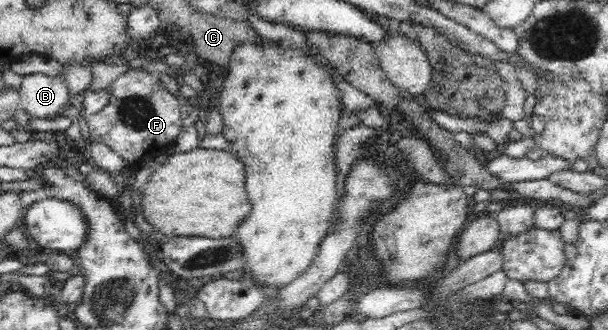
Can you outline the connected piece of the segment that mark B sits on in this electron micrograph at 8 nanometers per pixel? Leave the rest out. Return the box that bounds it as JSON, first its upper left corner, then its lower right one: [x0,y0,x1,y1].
[18,74,71,120]

